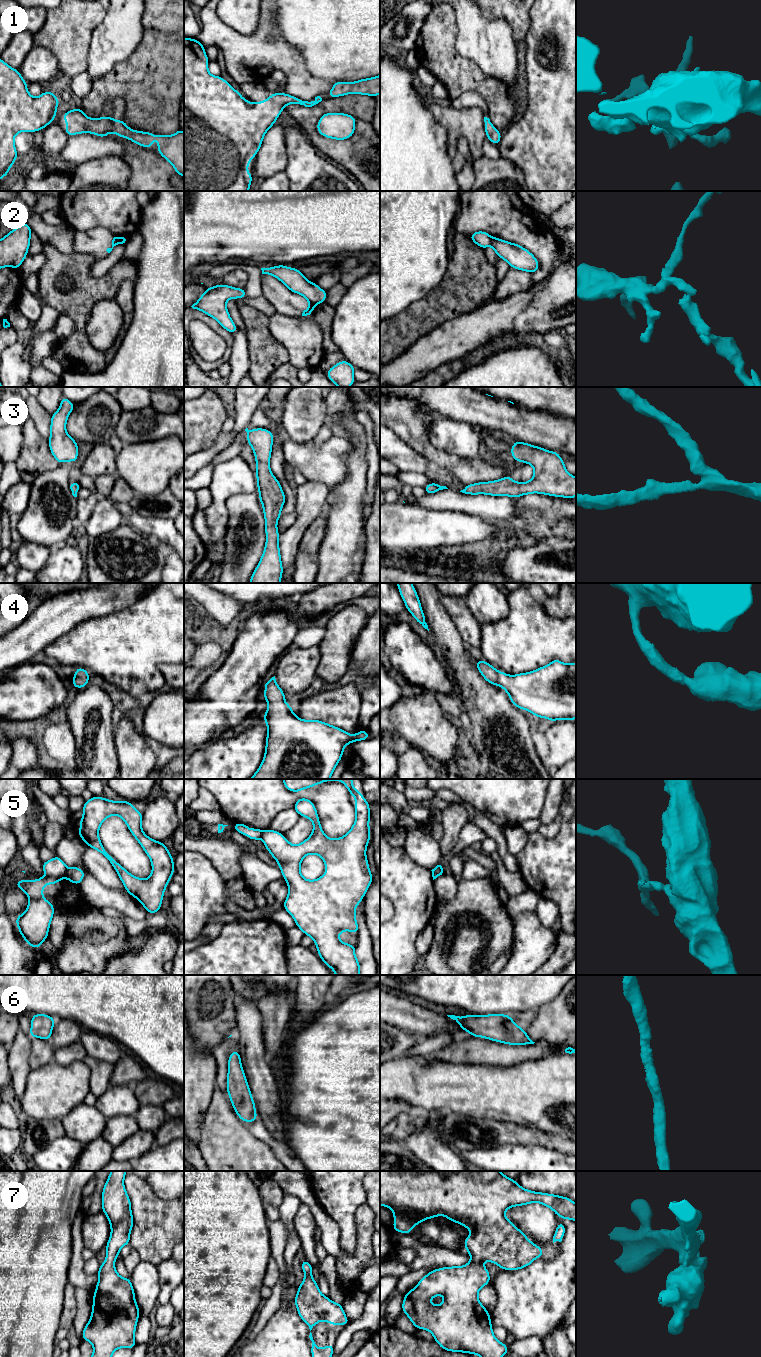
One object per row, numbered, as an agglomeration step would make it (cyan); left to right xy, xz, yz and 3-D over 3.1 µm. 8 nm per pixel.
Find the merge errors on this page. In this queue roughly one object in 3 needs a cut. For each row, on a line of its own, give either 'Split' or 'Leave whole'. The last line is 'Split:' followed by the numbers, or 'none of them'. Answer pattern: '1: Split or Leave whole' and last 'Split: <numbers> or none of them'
1: Leave whole
2: Split
3: Leave whole
4: Leave whole
5: Split
6: Leave whole
7: Leave whole
Split: 2, 5

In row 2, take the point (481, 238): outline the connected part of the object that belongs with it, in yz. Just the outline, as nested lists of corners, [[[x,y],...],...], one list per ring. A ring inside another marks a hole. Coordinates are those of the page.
[[[485,231],[472,233],[469,238],[478,246],[485,249],[491,245],[492,237]]]

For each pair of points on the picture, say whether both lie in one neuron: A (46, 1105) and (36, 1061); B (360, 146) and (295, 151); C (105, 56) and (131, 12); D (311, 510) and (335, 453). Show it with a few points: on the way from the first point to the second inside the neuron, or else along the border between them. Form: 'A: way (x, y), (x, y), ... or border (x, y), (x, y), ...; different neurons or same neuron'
A: border (52, 1060), (31, 1070); different neurons
B: border (302, 130), (318, 150); different neurons
C: way (109, 45), (121, 31), (122, 23); same neuron
D: border (307, 480), (321, 481), (329, 486); different neurons

